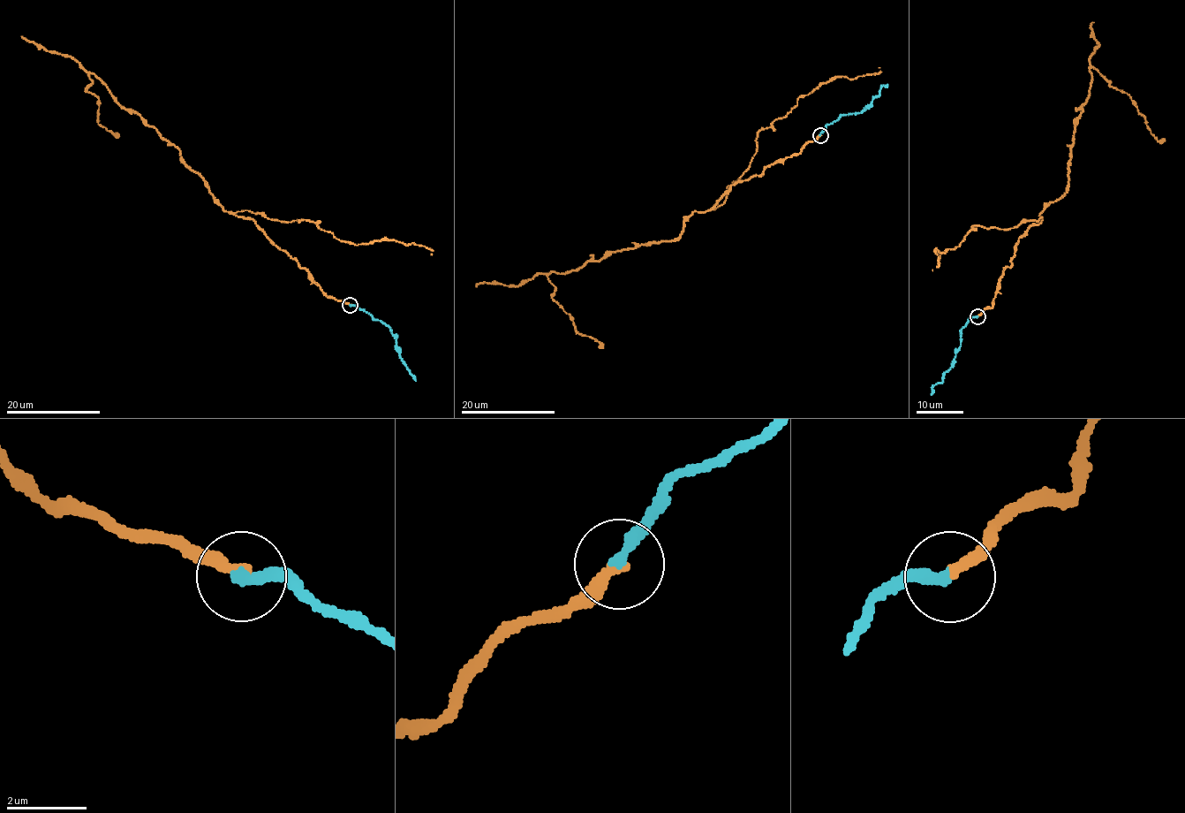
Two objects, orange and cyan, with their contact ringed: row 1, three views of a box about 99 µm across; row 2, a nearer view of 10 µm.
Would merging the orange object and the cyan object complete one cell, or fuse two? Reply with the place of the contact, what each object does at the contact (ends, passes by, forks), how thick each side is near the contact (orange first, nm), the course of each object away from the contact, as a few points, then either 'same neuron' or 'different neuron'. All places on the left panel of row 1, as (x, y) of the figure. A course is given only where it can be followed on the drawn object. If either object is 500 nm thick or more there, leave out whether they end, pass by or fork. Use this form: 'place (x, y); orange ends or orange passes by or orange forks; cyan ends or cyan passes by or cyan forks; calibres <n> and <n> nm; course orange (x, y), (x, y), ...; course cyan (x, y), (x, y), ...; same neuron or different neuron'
place (350, 305); orange ends; cyan ends; calibres 300 and 300 nm; course orange (350, 305), (327, 295), (252, 219), (225, 211), (181, 152), (88, 73), (98, 123), (118, 133); course cyan (350, 305), (381, 320), (389, 328), (396, 339), (396, 347), (416, 381); same neuron

